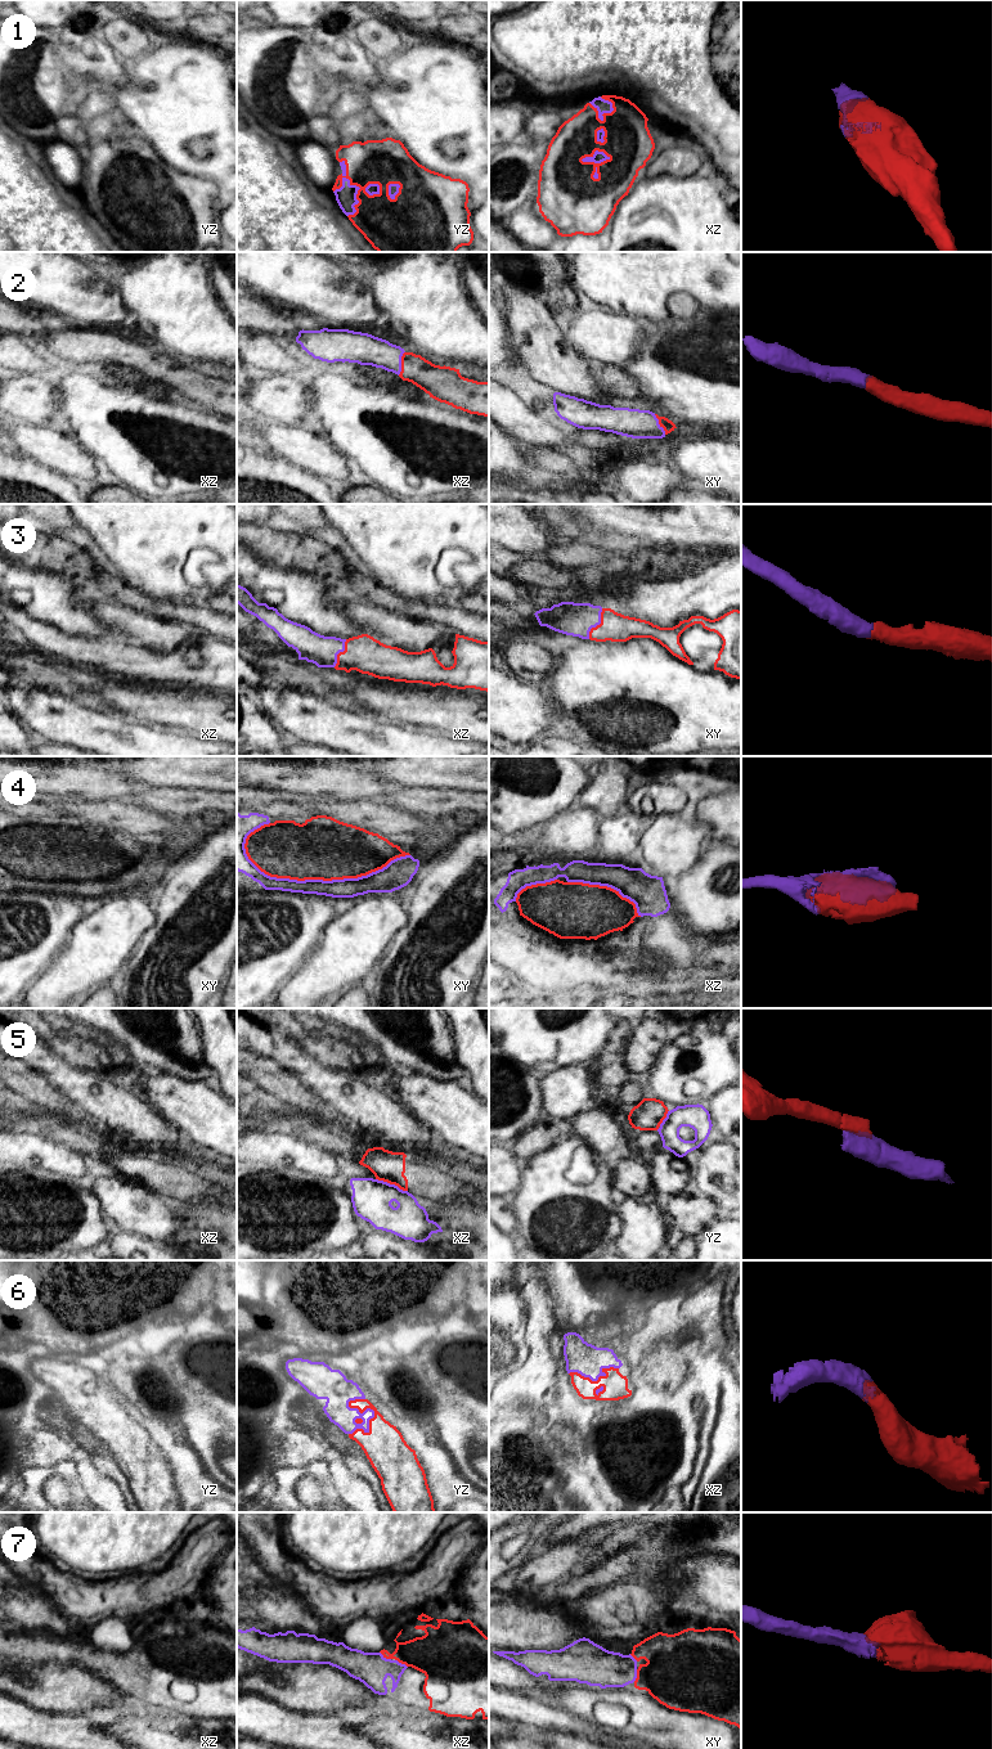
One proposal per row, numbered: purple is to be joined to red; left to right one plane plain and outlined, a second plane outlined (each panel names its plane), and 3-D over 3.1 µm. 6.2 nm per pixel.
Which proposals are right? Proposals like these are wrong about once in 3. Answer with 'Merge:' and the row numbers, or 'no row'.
Merge: 1, 2, 3, 4, 6, 7

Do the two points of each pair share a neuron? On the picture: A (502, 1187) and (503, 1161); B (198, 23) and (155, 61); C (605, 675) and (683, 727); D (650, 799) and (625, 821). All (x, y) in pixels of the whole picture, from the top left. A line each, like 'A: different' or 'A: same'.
A: same
B: different
C: same
D: different

